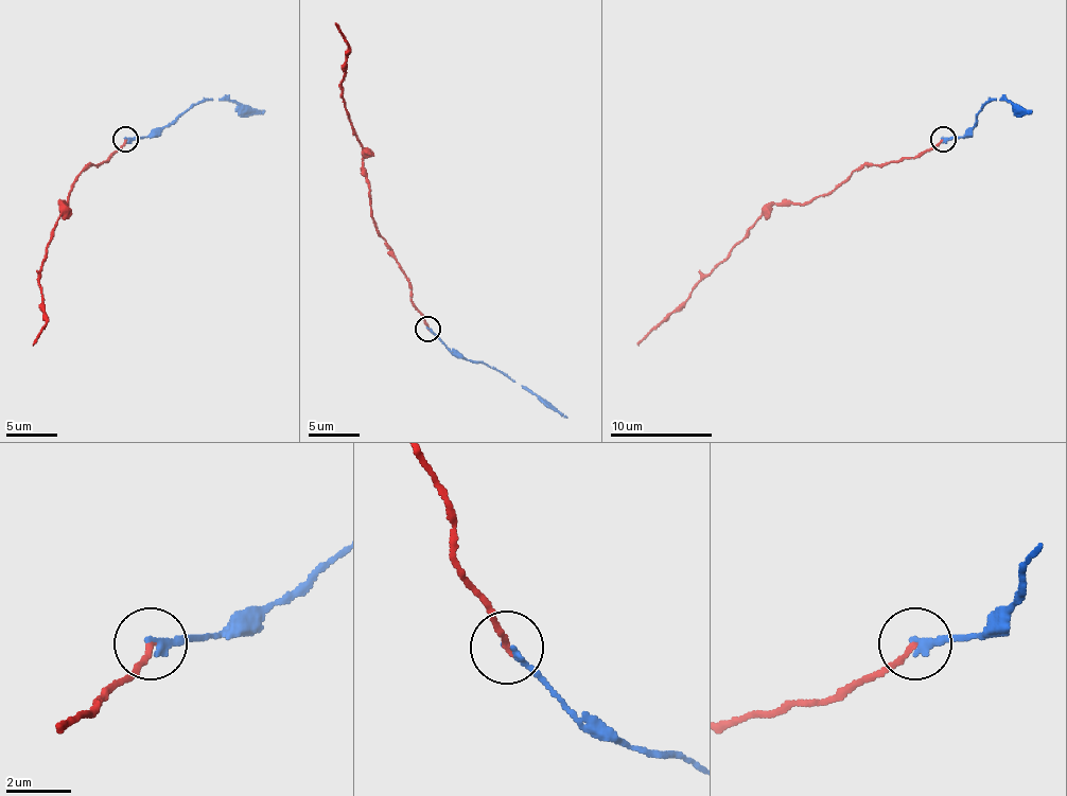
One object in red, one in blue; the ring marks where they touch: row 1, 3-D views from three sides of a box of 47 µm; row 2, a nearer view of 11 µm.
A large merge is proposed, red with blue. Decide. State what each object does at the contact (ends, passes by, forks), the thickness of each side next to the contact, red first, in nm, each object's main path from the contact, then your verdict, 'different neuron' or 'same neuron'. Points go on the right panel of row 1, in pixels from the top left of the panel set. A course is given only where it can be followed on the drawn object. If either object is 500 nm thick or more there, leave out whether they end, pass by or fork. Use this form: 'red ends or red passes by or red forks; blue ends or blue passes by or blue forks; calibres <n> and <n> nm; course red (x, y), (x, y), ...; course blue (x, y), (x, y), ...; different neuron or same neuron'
red ends; blue ends; calibres 190 and 220 nm; course red (943, 139), (915, 159), (859, 166), (826, 195), (808, 202), (772, 205), (637, 345); course blue (943, 139), (963, 136), (976, 123), (981, 108), (997, 98), (1032, 110); same neuron

